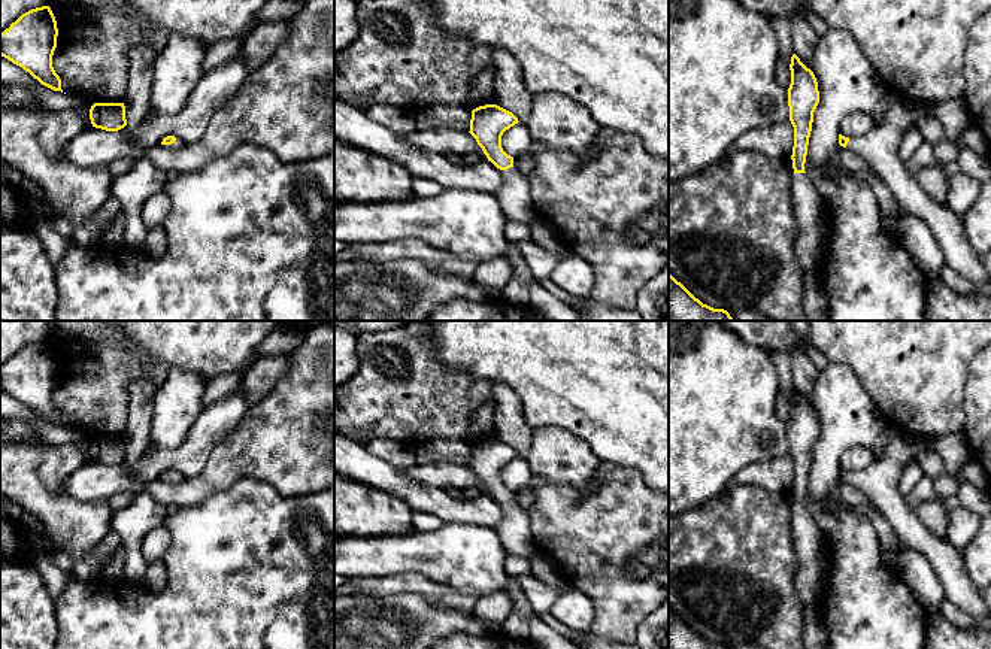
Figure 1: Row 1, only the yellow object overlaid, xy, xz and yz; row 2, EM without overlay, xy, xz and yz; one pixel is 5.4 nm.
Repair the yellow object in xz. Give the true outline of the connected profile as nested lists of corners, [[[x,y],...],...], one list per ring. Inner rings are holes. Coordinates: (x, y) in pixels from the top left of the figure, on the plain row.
[[[485,439],[472,445],[469,467],[476,473],[488,495],[503,507],[503,518],[494,530],[506,552],[528,559],[540,552],[540,548],[531,534],[527,512],[516,506],[513,491],[507,489],[501,482],[503,467],[518,457],[512,446],[497,439]]]

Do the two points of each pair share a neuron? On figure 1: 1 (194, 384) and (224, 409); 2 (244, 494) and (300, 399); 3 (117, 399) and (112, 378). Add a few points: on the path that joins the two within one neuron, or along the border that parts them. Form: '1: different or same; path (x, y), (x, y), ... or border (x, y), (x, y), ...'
1: different; border (203, 409), (184, 439)
2: different; border (220, 490), (255, 478), (282, 497)
3: same; path (112, 394), (112, 382)

